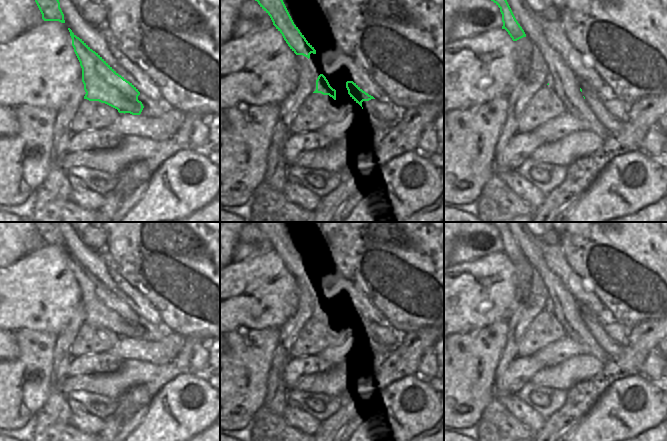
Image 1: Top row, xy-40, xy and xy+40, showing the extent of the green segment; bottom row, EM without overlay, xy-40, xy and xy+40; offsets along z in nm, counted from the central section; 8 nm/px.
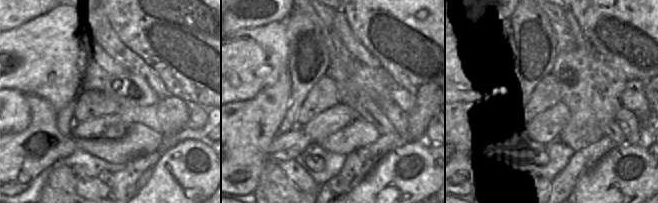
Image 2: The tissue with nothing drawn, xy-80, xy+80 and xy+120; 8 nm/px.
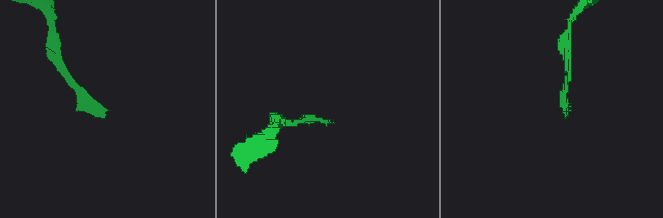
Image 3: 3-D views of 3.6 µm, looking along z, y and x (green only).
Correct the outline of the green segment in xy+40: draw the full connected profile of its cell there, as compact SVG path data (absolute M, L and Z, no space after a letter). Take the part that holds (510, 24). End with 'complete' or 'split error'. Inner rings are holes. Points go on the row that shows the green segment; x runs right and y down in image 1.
M491 0L499 8L502 14L502 29L505 29L513 41L517 41L523 37L526 37L526 34L518 21L516 20L507 0Z; complete

